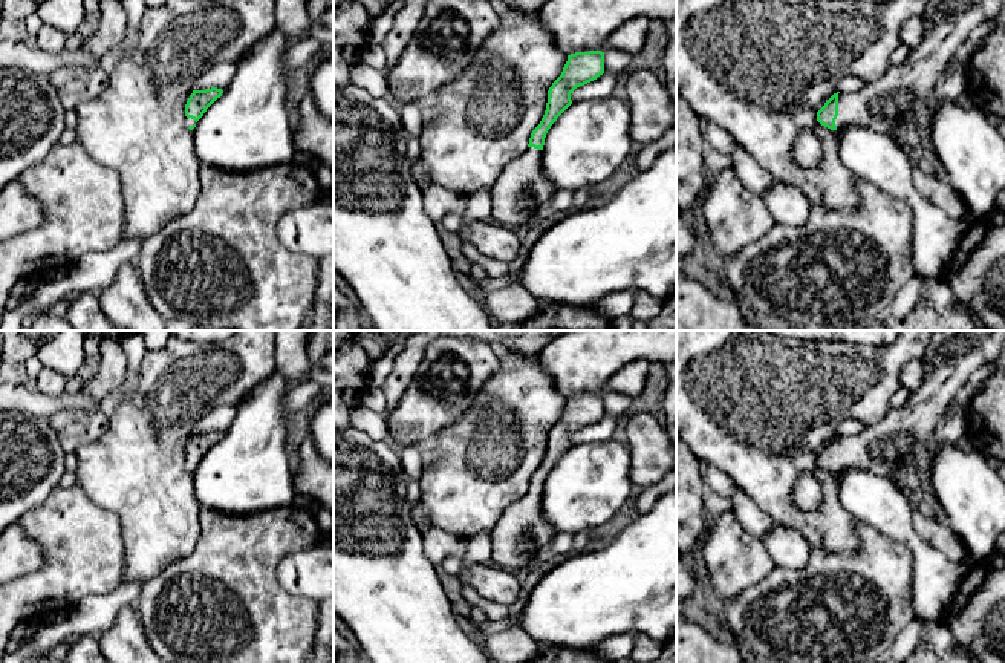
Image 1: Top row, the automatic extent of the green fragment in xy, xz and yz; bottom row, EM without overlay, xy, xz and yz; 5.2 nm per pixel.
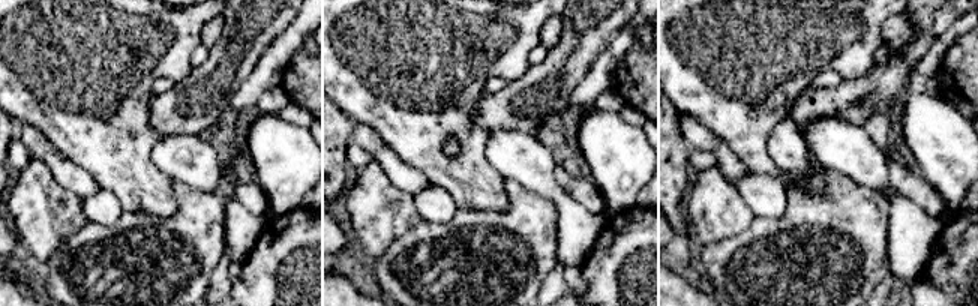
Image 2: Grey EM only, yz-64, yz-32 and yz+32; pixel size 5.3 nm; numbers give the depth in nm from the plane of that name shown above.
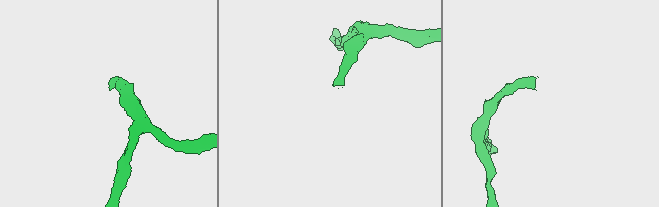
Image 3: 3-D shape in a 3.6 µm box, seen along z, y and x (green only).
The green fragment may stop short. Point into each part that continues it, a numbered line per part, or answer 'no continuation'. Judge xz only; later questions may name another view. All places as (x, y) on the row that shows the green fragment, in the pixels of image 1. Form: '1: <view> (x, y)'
1: xz (522, 186)

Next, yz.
1: yz (903, 89)

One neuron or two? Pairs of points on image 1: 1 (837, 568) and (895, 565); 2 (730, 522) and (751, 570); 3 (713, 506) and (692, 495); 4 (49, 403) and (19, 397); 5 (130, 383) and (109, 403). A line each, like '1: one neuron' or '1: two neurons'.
1: one neuron
2: one neuron
3: two neurons
4: one neuron
5: one neuron

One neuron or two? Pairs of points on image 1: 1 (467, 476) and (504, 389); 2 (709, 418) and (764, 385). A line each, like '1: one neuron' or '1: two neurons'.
1: one neuron
2: one neuron

